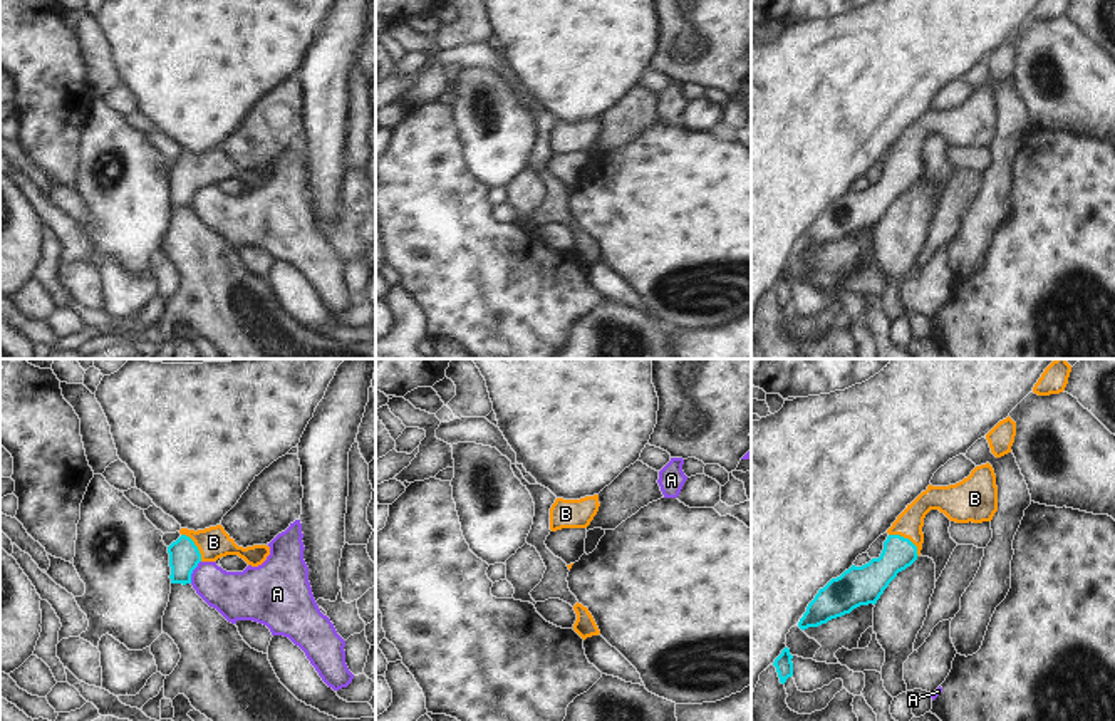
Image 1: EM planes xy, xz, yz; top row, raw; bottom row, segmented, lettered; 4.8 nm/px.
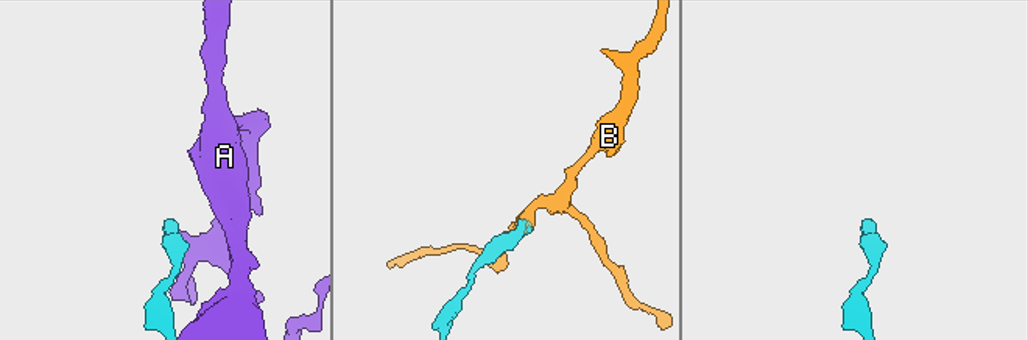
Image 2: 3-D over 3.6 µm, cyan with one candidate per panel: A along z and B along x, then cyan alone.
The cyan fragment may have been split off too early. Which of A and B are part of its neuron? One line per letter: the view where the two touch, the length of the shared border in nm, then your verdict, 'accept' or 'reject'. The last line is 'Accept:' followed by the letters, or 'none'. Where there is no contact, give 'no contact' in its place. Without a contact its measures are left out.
A: xy | 120 nm | reject
B: yz | 190 nm | accept
Accept: B

